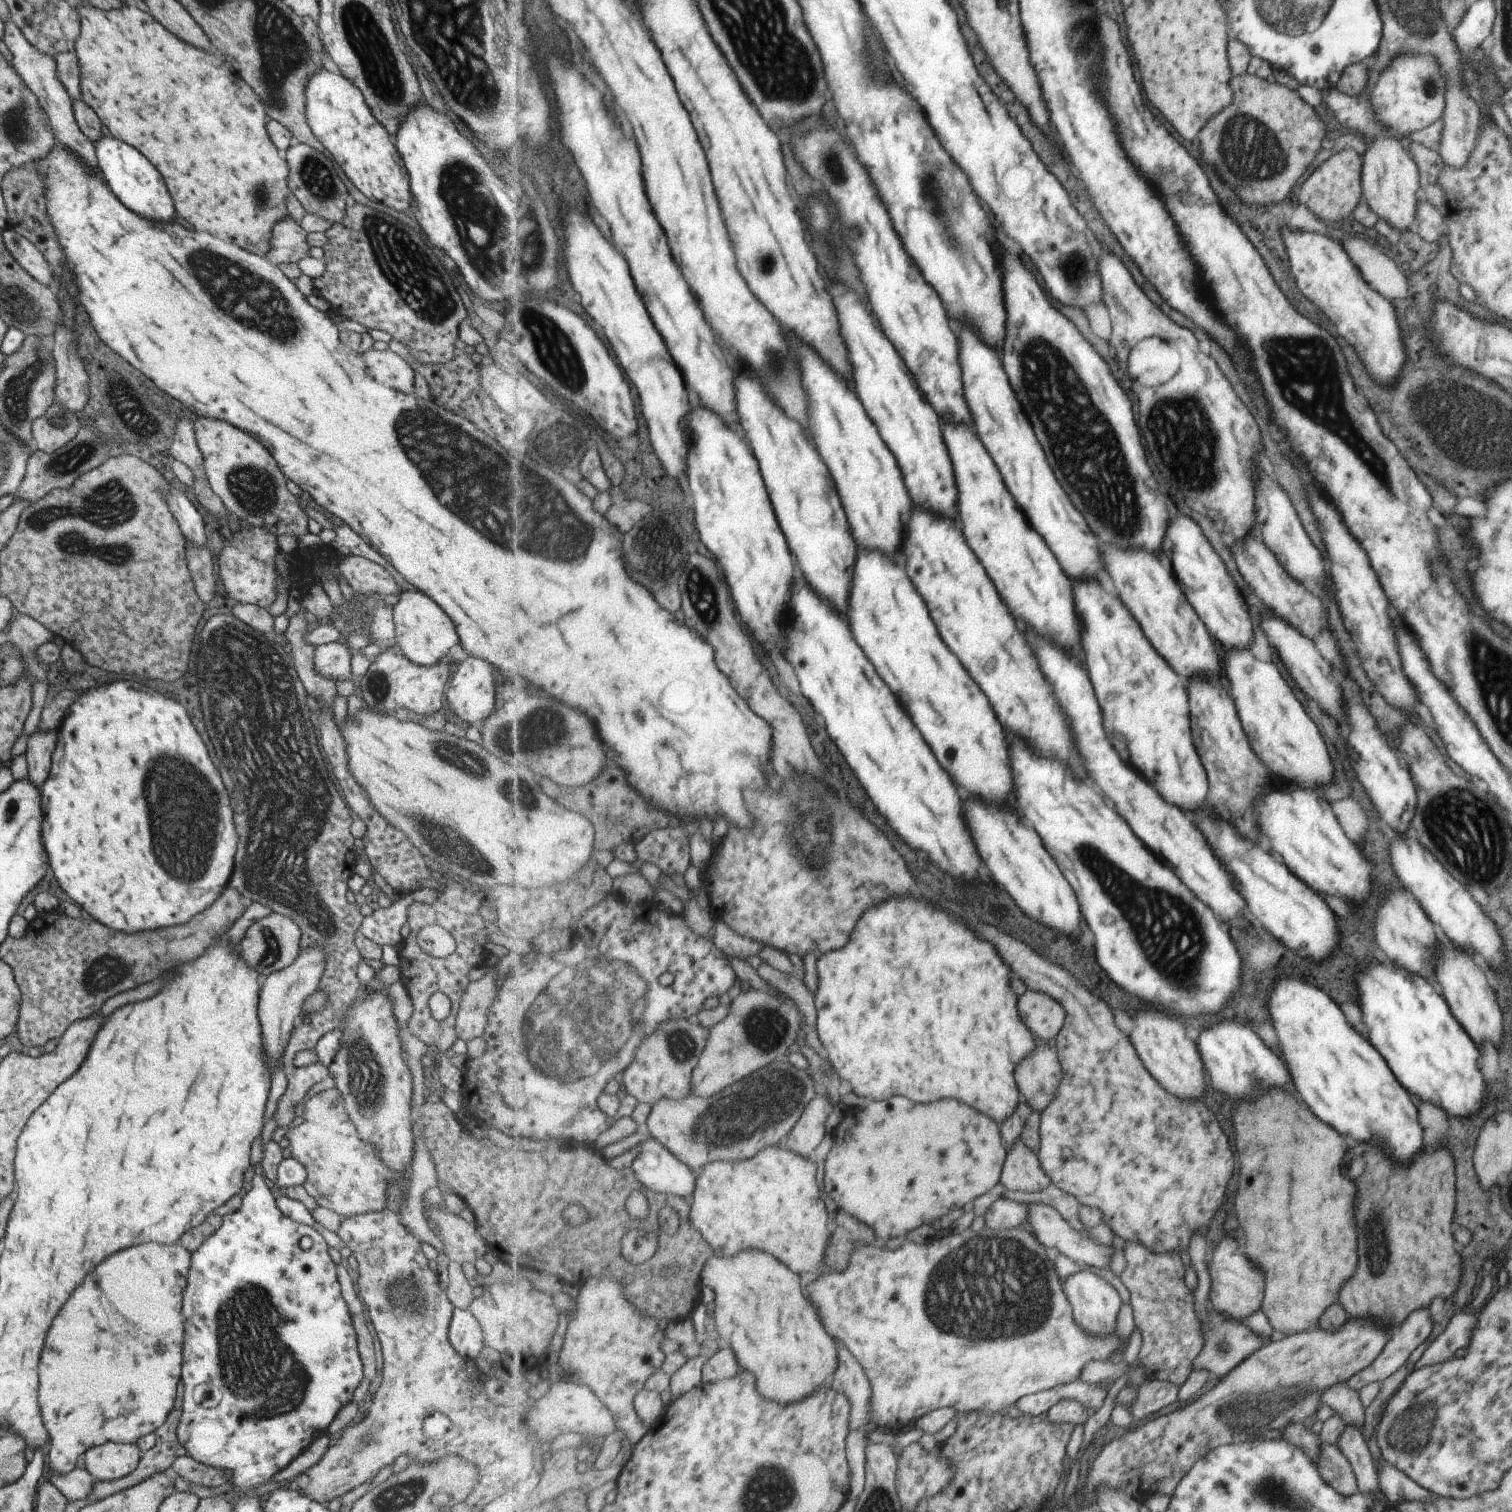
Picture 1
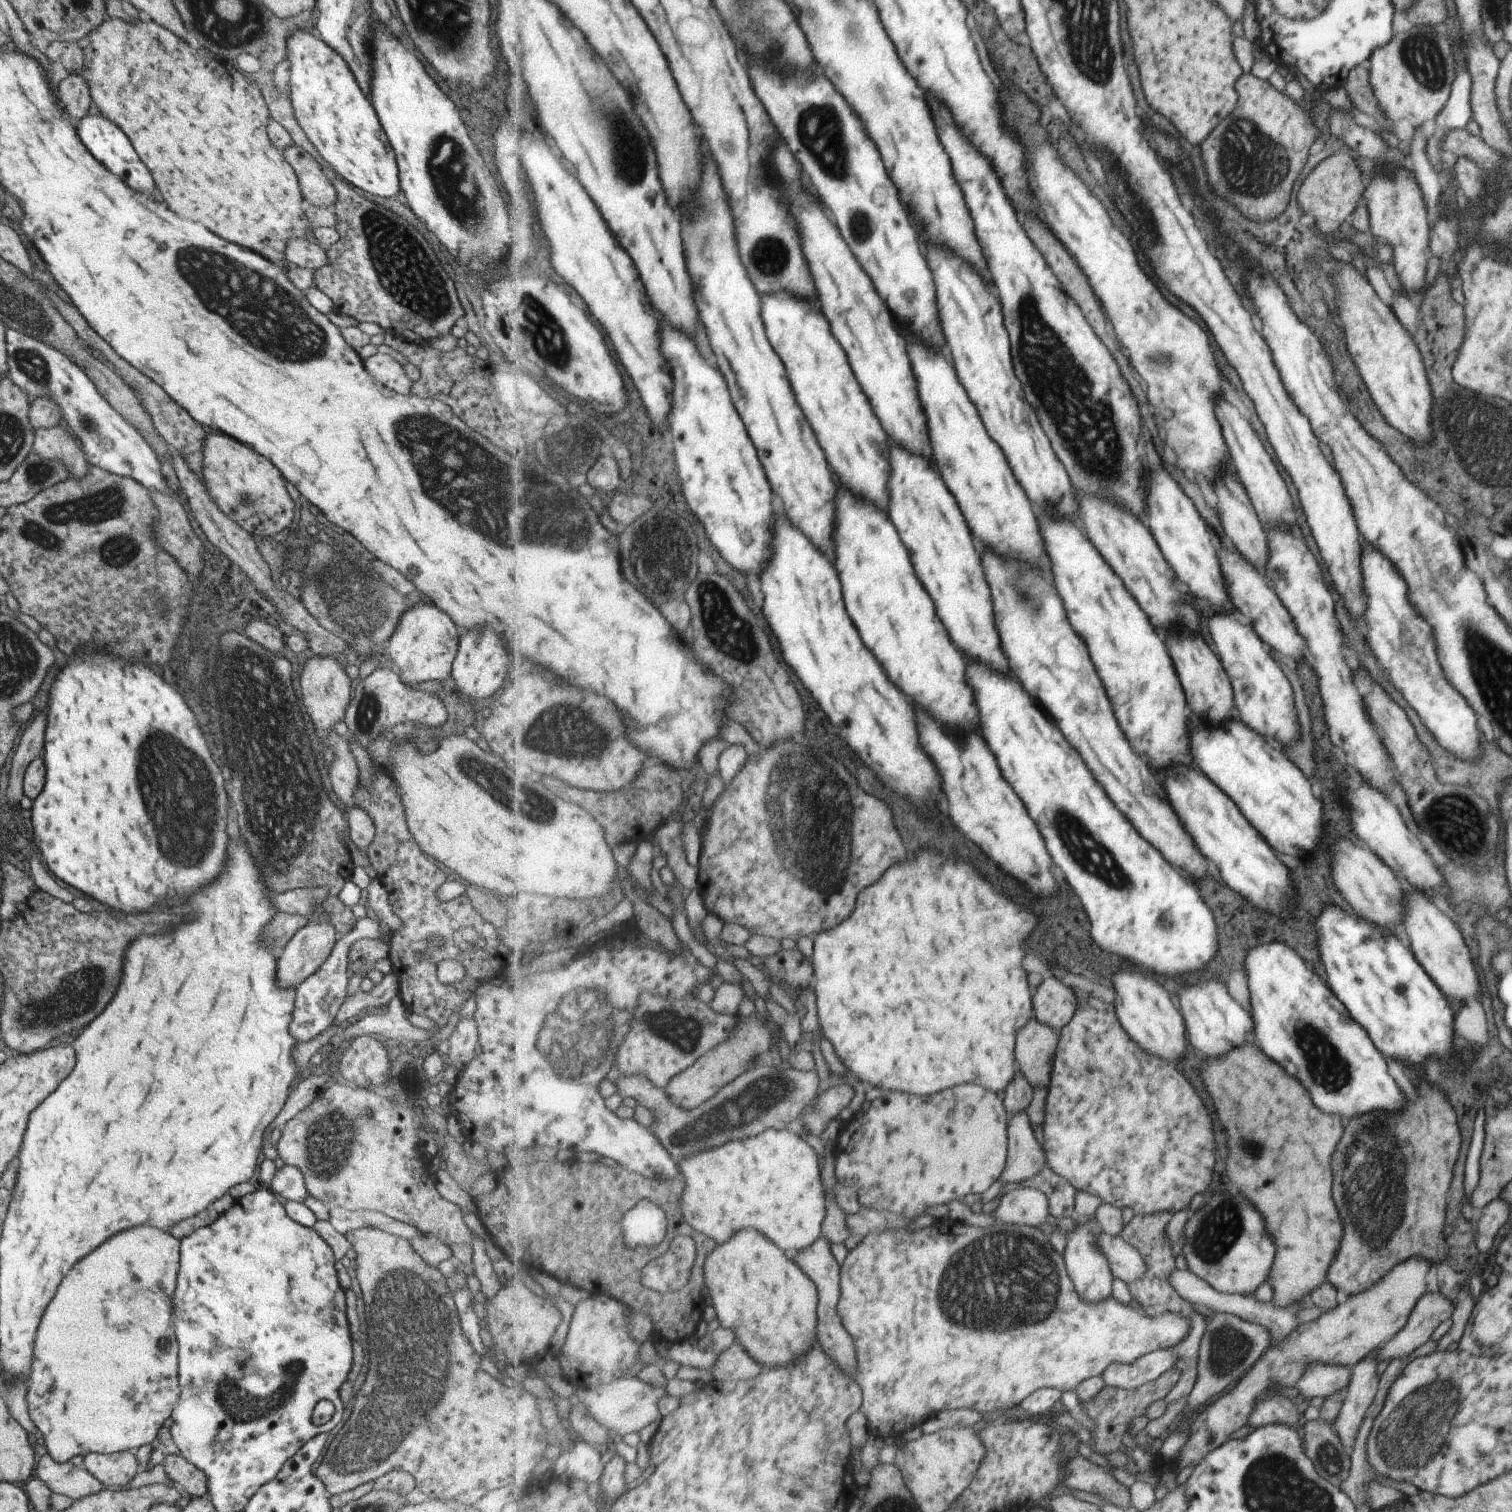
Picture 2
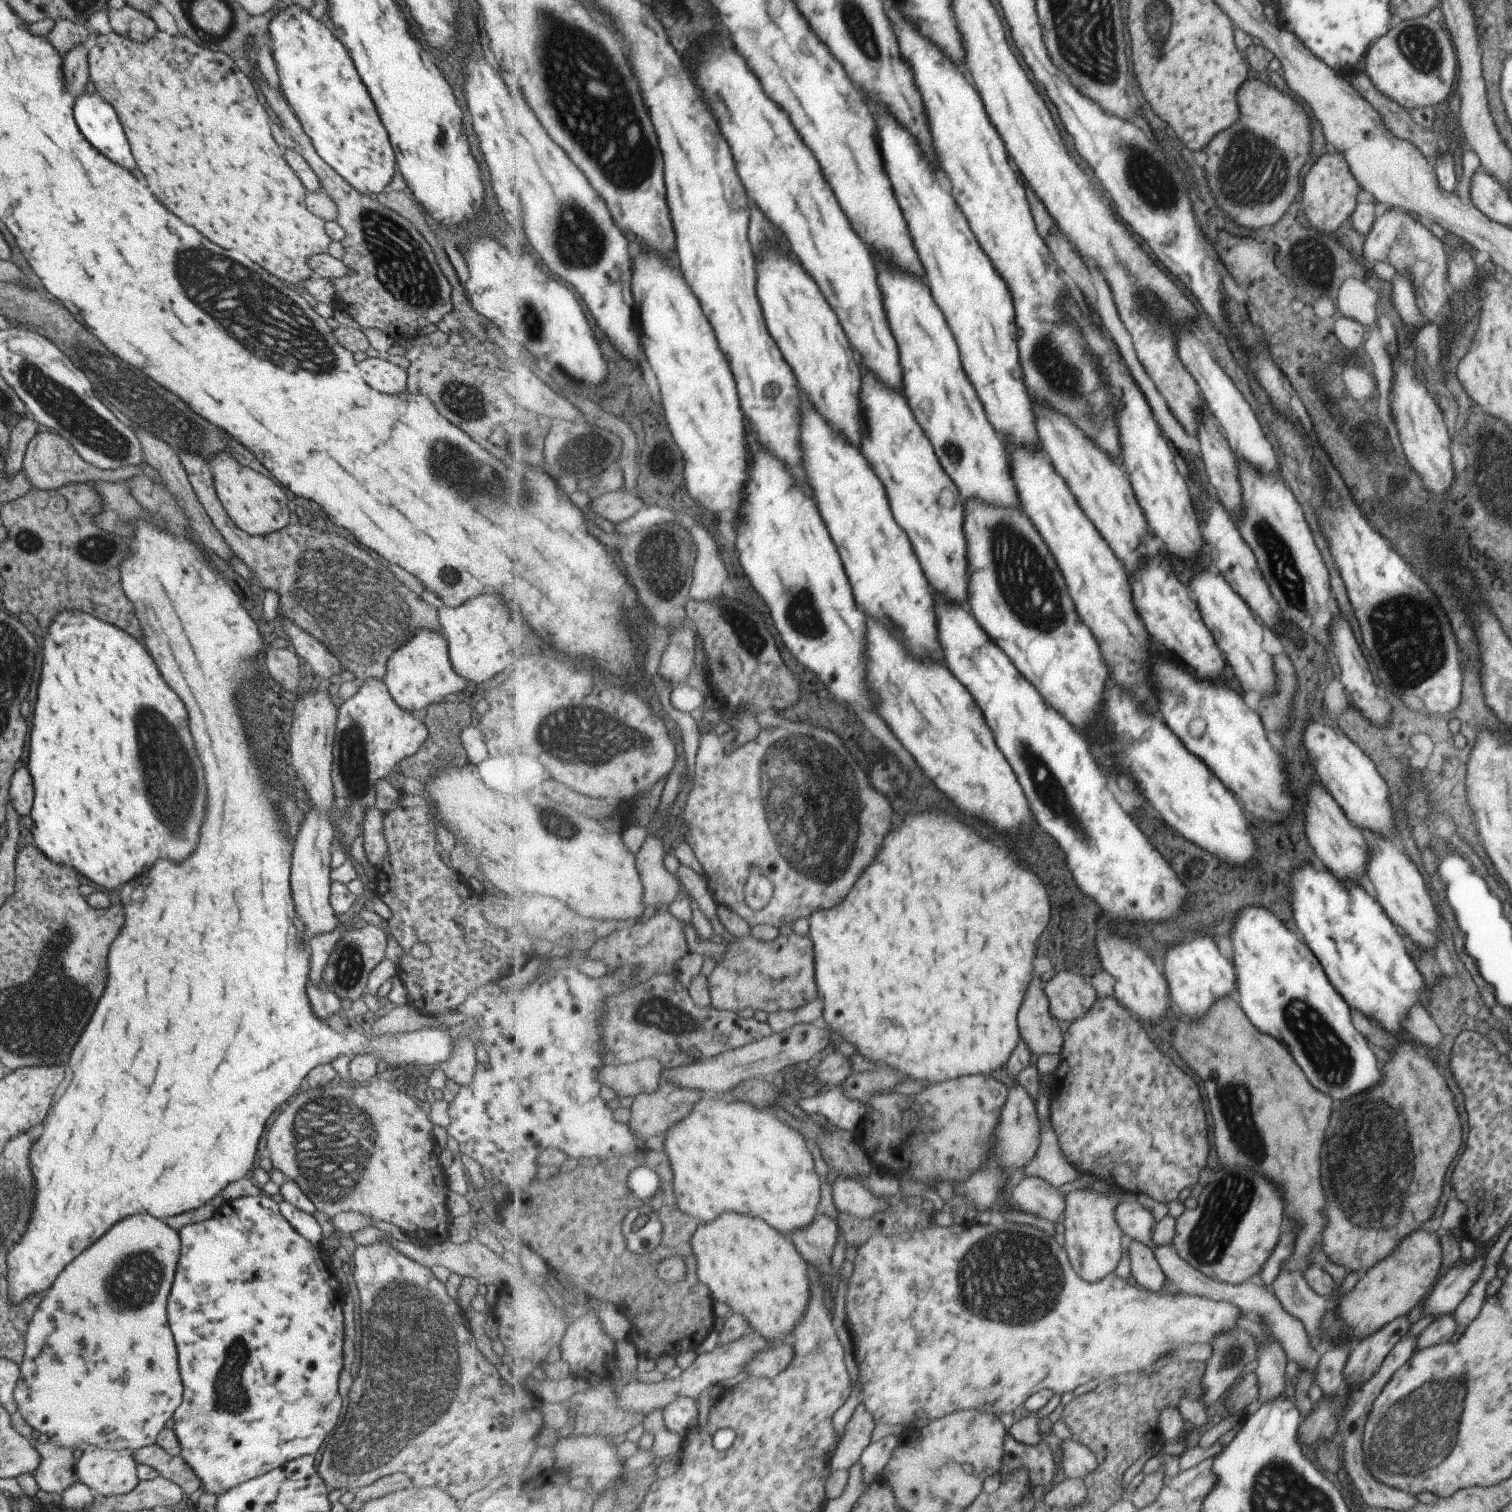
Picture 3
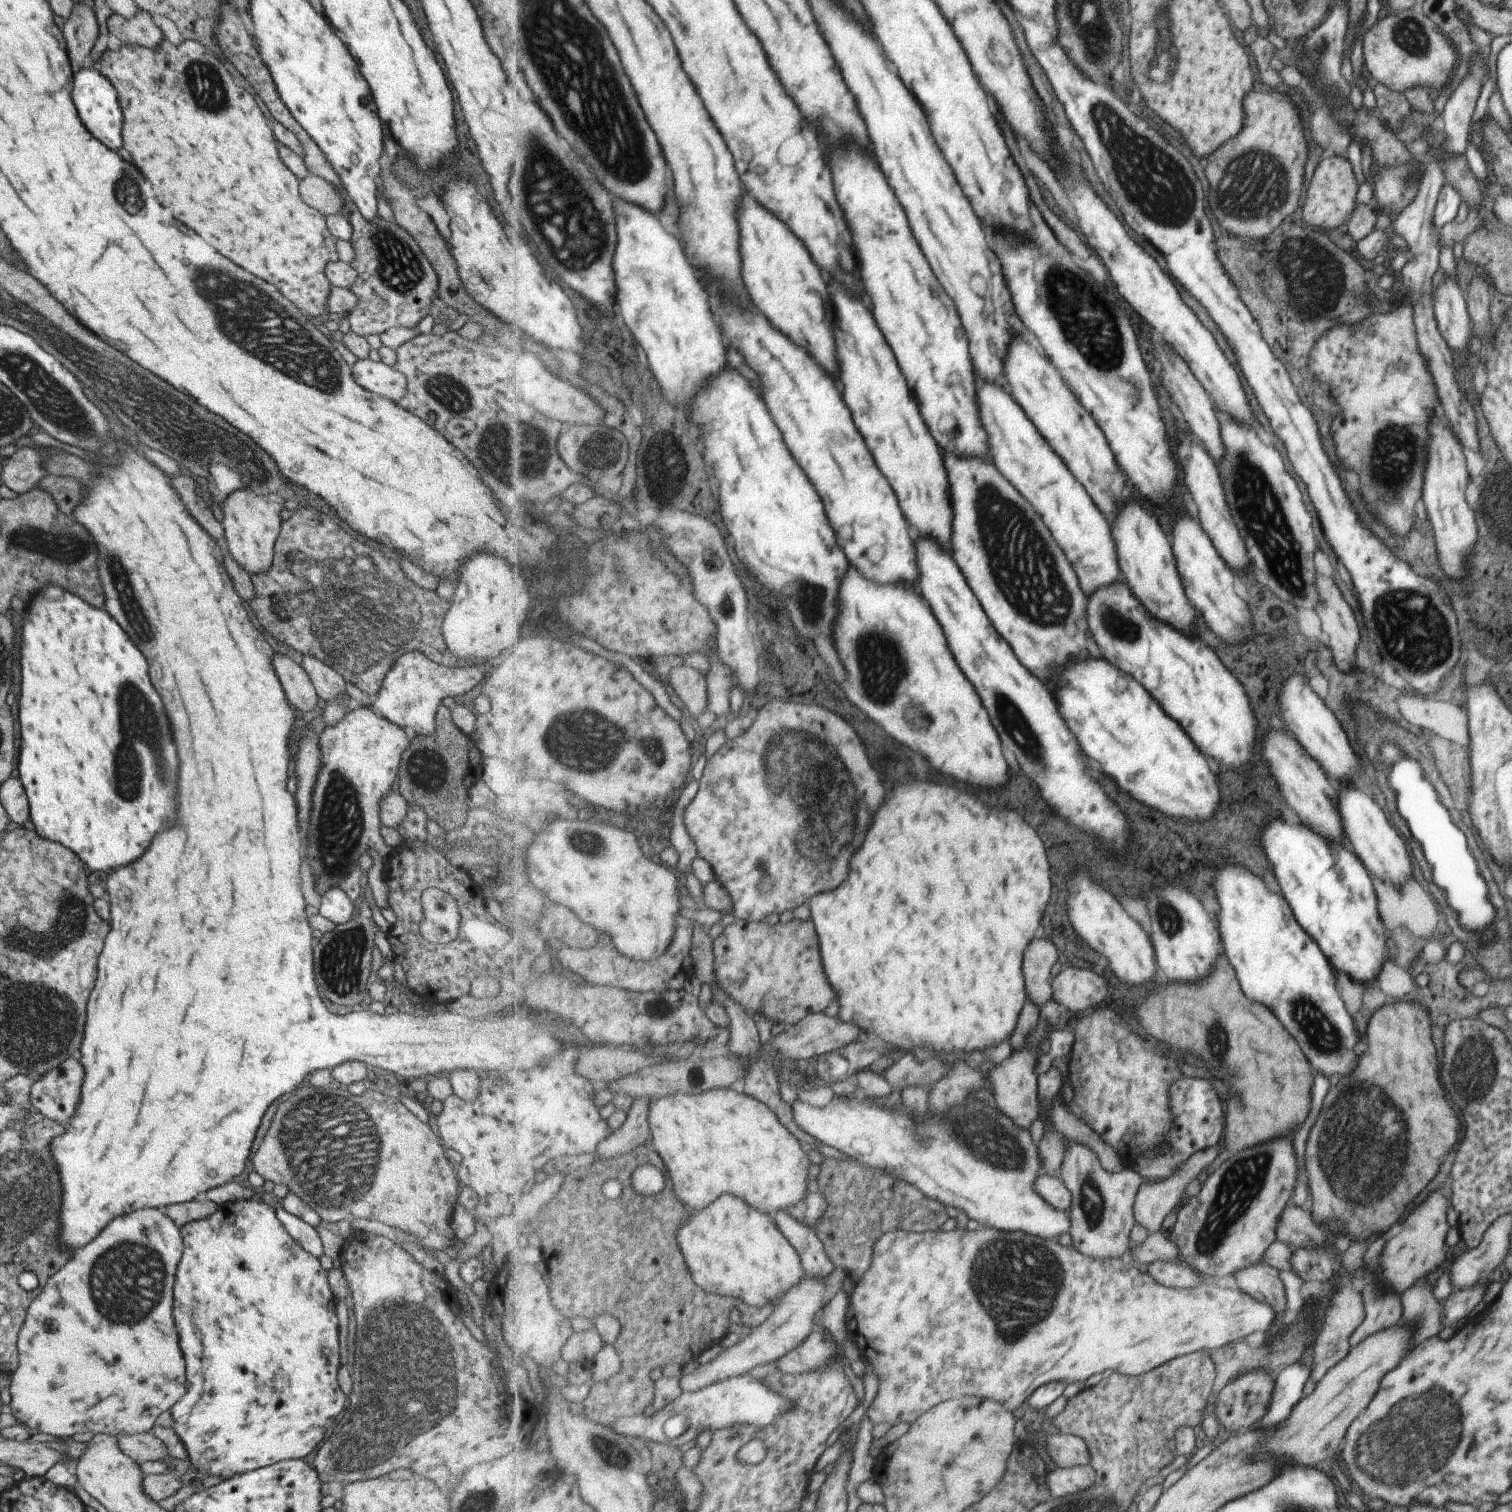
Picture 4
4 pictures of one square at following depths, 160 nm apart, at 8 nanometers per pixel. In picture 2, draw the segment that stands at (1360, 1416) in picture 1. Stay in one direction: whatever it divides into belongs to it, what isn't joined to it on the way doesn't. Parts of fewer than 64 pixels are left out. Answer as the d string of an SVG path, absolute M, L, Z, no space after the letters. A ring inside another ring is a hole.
M1313 1363L1305 1369L1301 1378L1297 1380L1295 1387L1298 1392L1303 1394L1307 1399L1315 1398L1315 1396L1327 1398L1339 1391L1345 1390L1350 1379L1350 1371L1351 1368L1349 1366L1342 1367L1341 1365L1322 1365L1321 1363Z

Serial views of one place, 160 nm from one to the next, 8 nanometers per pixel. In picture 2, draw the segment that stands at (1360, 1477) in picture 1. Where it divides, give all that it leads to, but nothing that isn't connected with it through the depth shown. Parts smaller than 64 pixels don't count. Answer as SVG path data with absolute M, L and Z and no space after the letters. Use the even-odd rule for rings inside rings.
M1377 1350L1372 1351L1357 1365L1351 1366L1350 1379L1344 1390L1344 1401L1332 1426L1346 1450L1352 1448L1365 1411L1369 1408L1376 1391L1376 1354Z

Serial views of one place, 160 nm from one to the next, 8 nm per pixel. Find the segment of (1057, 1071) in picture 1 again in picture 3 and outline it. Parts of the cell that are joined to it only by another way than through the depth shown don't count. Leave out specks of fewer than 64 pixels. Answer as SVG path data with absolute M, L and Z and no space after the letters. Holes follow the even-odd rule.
M1034 976L1029 992L1018 1014L1022 1039L1035 1056L1062 1054L1064 1033L1058 1020L1051 1014L1050 1002L1044 991L1045 983Z

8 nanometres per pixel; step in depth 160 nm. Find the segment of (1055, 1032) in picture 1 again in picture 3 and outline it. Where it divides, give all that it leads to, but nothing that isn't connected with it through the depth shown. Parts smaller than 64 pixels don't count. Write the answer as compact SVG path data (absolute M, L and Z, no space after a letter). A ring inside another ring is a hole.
M1059 971L1045 984L1045 994L1050 1002L1051 1014L1057 1020L1073 1022L1083 1018L1096 1003L1097 992L1081 975Z

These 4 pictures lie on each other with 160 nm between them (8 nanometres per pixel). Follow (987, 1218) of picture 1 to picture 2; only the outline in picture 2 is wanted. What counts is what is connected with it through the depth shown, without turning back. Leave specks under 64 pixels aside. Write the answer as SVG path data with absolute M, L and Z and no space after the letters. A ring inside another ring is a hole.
M1019 1187L1000 1198L995 1218L1009 1224L1046 1227L1052 1221L1047 1195L1039 1189Z

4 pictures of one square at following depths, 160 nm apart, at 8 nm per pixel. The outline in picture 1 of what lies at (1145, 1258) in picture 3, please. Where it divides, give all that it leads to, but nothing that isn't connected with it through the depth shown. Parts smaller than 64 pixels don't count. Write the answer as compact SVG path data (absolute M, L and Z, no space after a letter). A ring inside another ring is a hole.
M1028 1203L1028 1211L1027 1225L1039 1238L1039 1242L1043 1243L1043 1246L1057 1248L1060 1253L1081 1266L1089 1265L1095 1266L1095 1268L1105 1268L1109 1264L1114 1249L1101 1245L1095 1239L1087 1238L1081 1230L1073 1228L1071 1223L1065 1220L1053 1206L1045 1203Z

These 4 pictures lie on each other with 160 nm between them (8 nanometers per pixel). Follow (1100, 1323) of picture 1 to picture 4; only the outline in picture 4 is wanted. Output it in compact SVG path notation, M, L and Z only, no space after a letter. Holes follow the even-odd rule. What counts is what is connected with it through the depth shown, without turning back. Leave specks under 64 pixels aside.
M1071 1144L1059 1177L1072 1194L1072 1207L1069 1210L1072 1244L1081 1254L1095 1261L1121 1259L1132 1248L1130 1236L1136 1225L1134 1204L1144 1185L1143 1176L1131 1168L1109 1172L1089 1147Z

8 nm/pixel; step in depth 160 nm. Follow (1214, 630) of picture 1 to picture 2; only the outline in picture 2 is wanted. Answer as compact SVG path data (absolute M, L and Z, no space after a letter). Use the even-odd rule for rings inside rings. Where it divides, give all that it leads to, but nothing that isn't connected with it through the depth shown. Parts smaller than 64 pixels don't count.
M1161 470L1161 474L1151 476L1149 486L1149 504L1147 504L1147 526L1151 526L1151 534L1155 534L1155 540L1159 546L1163 546L1163 554L1167 554L1167 560L1171 562L1175 574L1179 574L1179 582L1187 584L1189 592L1195 598L1203 598L1211 610L1217 614L1221 612L1233 612L1229 596L1223 592L1223 580L1219 562L1215 556L1215 550L1209 542L1209 534L1205 530L1203 520L1199 518L1197 510L1193 508L1191 500L1177 488L1175 480L1169 476L1169 472Z

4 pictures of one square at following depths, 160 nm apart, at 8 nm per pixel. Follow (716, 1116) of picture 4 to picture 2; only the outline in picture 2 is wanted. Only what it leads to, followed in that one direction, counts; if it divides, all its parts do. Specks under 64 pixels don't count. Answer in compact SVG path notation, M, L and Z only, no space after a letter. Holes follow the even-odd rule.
M767 1129L750 1140L730 1141L717 1149L694 1153L679 1162L679 1166L686 1180L681 1205L683 1216L696 1231L716 1240L719 1245L725 1245L742 1230L755 1229L795 1261L799 1253L821 1238L828 1198L821 1184L819 1156L799 1135L786 1129Z

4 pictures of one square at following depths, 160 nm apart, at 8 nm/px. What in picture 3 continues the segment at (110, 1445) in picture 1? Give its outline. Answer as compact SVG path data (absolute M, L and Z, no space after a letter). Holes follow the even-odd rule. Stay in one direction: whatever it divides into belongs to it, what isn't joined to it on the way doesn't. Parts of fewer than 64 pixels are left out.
M87 1445L74 1464L74 1473L79 1483L104 1497L131 1492L138 1481L133 1452L127 1449L106 1451Z

